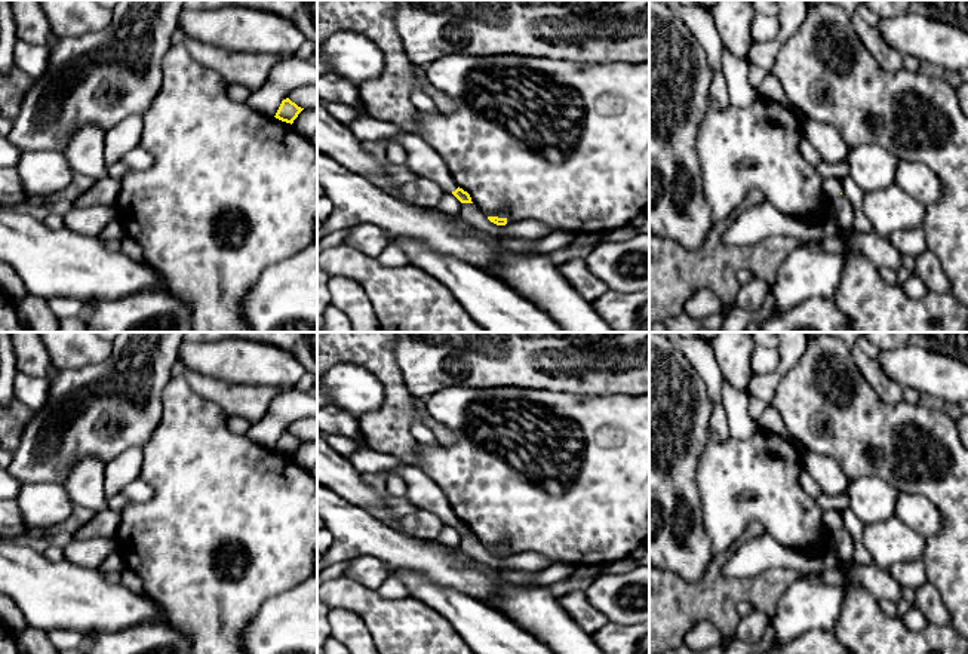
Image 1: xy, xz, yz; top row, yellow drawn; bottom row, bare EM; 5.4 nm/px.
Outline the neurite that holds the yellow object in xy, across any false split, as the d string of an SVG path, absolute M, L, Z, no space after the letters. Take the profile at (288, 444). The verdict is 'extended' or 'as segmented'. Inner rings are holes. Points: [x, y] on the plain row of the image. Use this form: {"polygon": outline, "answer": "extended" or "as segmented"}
{"polygon": "M289 430L283 432L277 445L276 445L276 451L286 454L286 455L294 455L294 452L298 449L298 446L302 443L304 440L298 439L295 435L292 435Z", "answer": "as segmented"}

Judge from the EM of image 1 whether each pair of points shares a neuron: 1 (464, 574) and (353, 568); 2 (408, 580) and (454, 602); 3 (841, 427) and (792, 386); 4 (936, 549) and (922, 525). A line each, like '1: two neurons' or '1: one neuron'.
1: two neurons
2: one neuron
3: one neuron
4: two neurons

